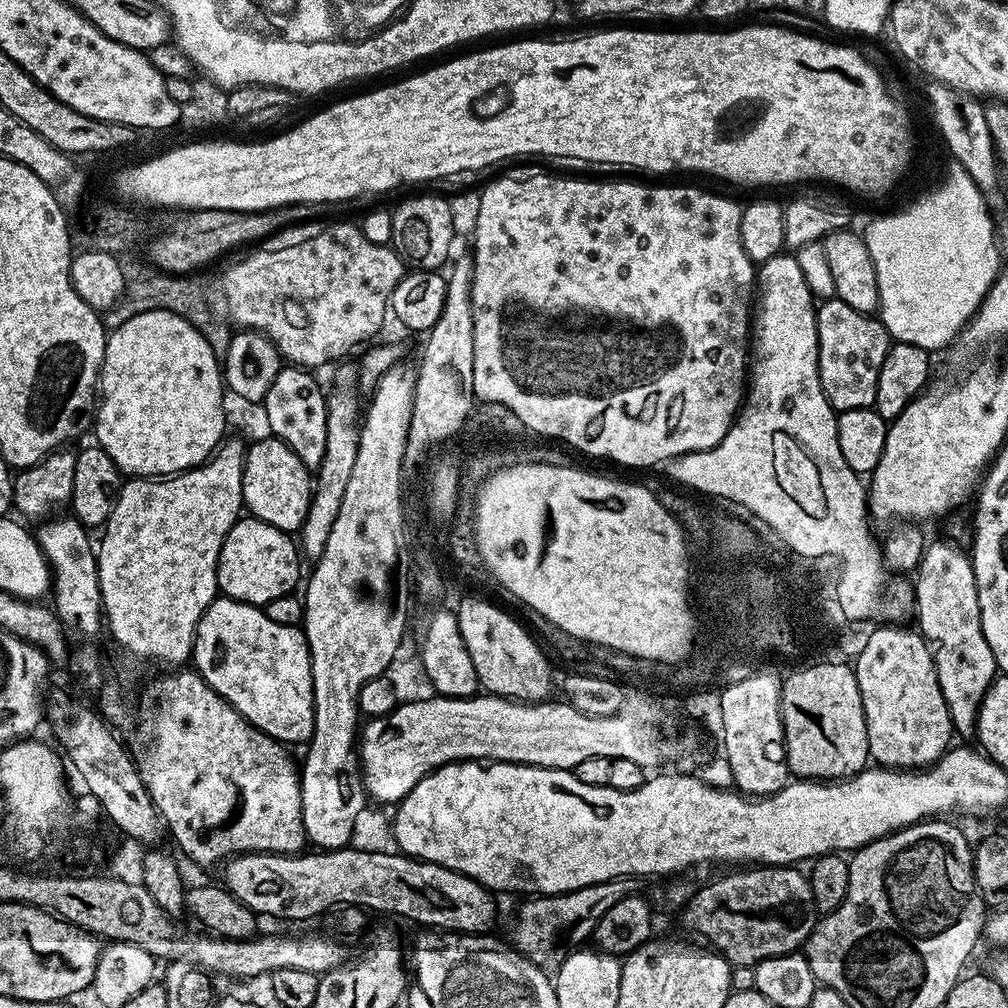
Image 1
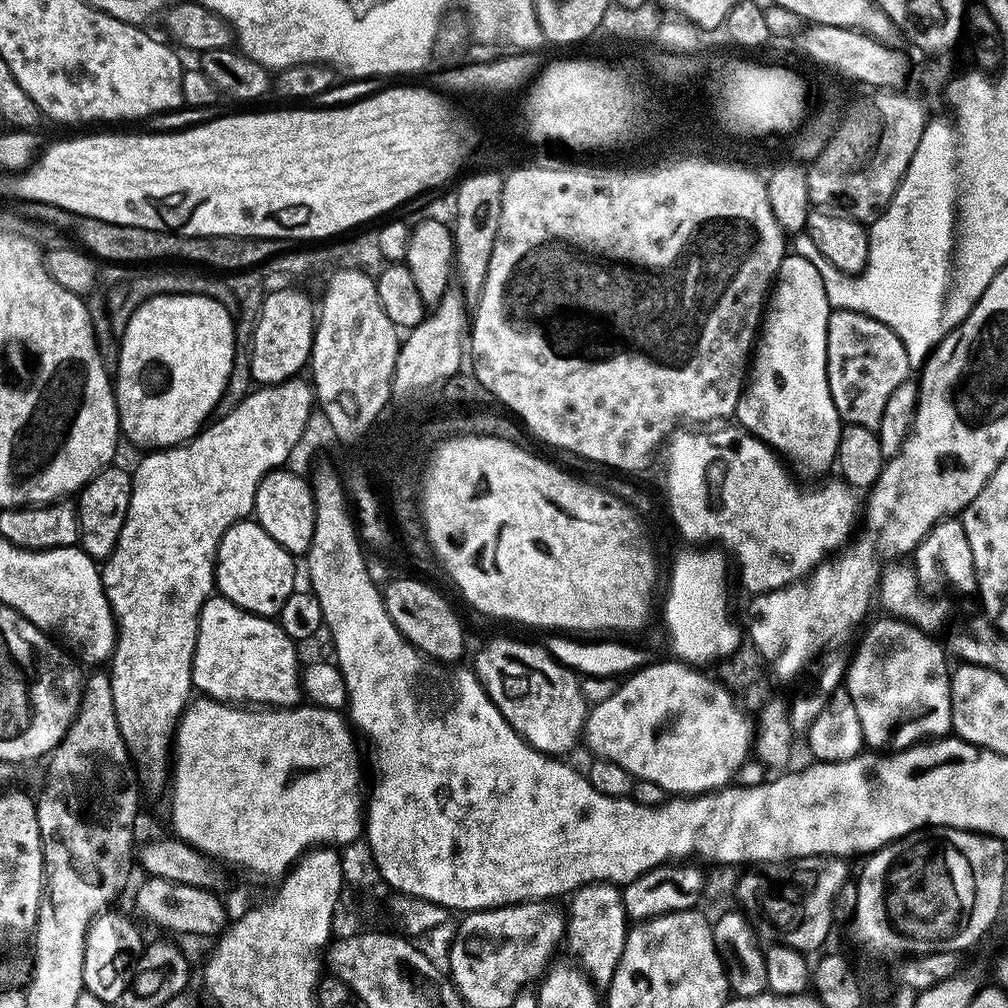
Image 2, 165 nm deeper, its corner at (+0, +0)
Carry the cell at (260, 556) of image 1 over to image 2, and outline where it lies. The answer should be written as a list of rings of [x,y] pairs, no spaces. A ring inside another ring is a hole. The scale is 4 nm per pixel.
[[[255,519],[240,520],[226,530],[216,551],[215,591],[255,616],[275,617],[298,588],[296,564],[292,560],[293,553],[278,546]]]

